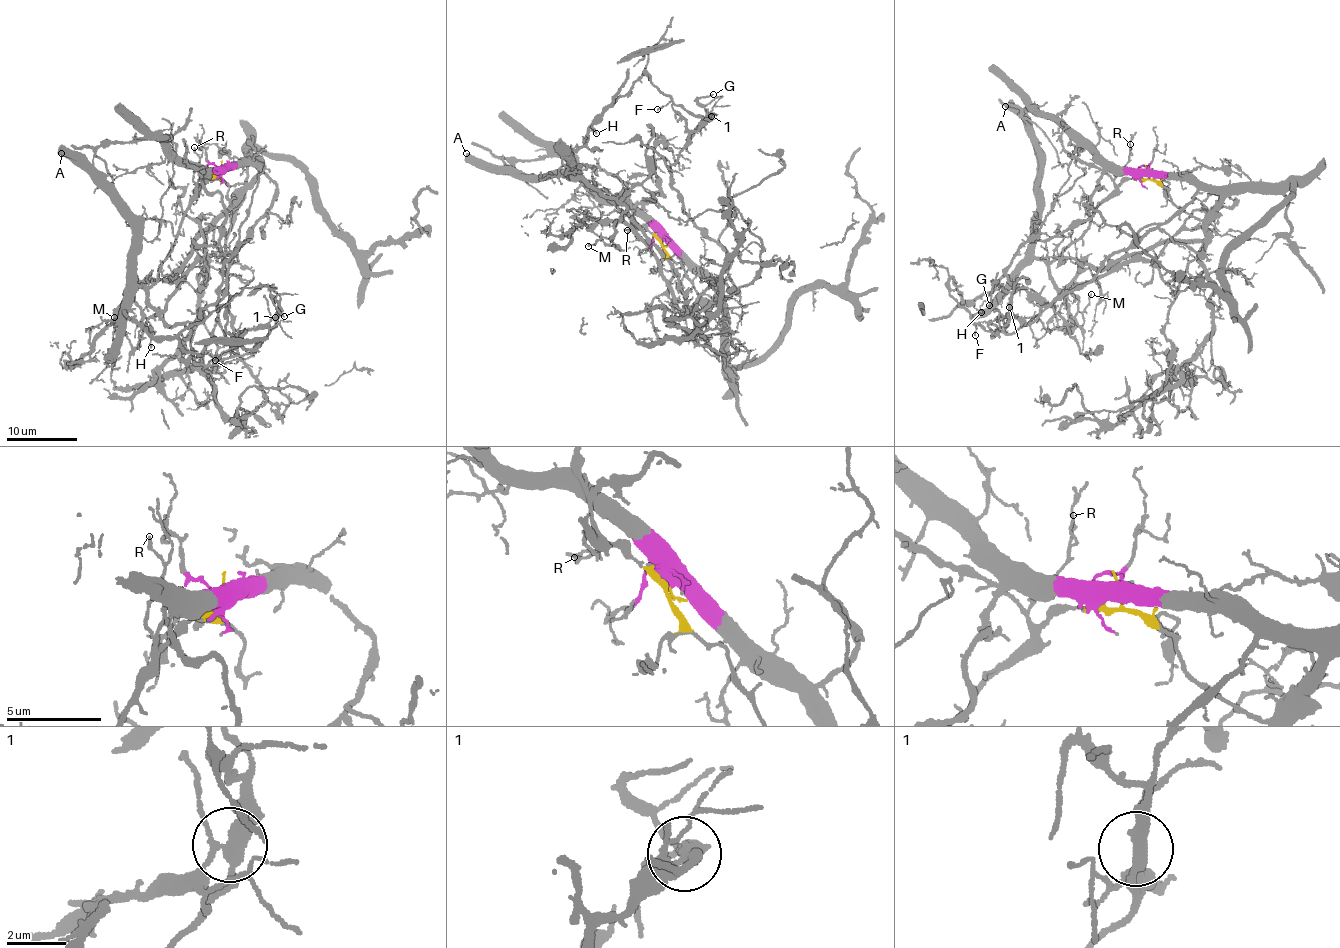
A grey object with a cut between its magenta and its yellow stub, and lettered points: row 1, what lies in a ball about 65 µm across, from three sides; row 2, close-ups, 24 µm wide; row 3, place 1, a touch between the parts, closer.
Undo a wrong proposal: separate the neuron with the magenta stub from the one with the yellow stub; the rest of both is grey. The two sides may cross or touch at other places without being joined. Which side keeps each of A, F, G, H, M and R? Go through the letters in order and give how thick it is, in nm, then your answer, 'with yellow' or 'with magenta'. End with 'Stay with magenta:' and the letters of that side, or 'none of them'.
A: 550 nm thick; with yellow
F: 100 nm thick; with yellow
G: 140 nm thick; with yellow
H: 120 nm thick; with yellow
M: 150 nm thick; with yellow
R: 140 nm thick; with yellow
Stay with magenta: none of them

